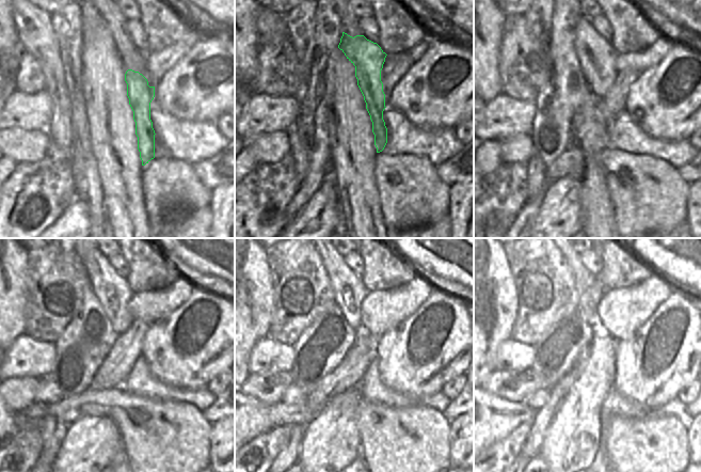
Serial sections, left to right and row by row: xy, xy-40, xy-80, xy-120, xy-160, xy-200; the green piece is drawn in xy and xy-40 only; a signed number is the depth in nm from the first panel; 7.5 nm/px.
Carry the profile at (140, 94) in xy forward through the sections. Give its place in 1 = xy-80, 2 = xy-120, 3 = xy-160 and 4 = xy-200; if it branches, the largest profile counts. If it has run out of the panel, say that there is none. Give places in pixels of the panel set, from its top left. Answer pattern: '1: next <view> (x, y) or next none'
1: next xy-80 (596, 57)
2: next xy-120 (112, 289)
3: next xy-160 (349, 290)
4: next xy-200 (590, 290)

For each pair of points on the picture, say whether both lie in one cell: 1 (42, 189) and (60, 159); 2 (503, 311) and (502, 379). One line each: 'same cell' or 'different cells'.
1: same cell
2: different cells

